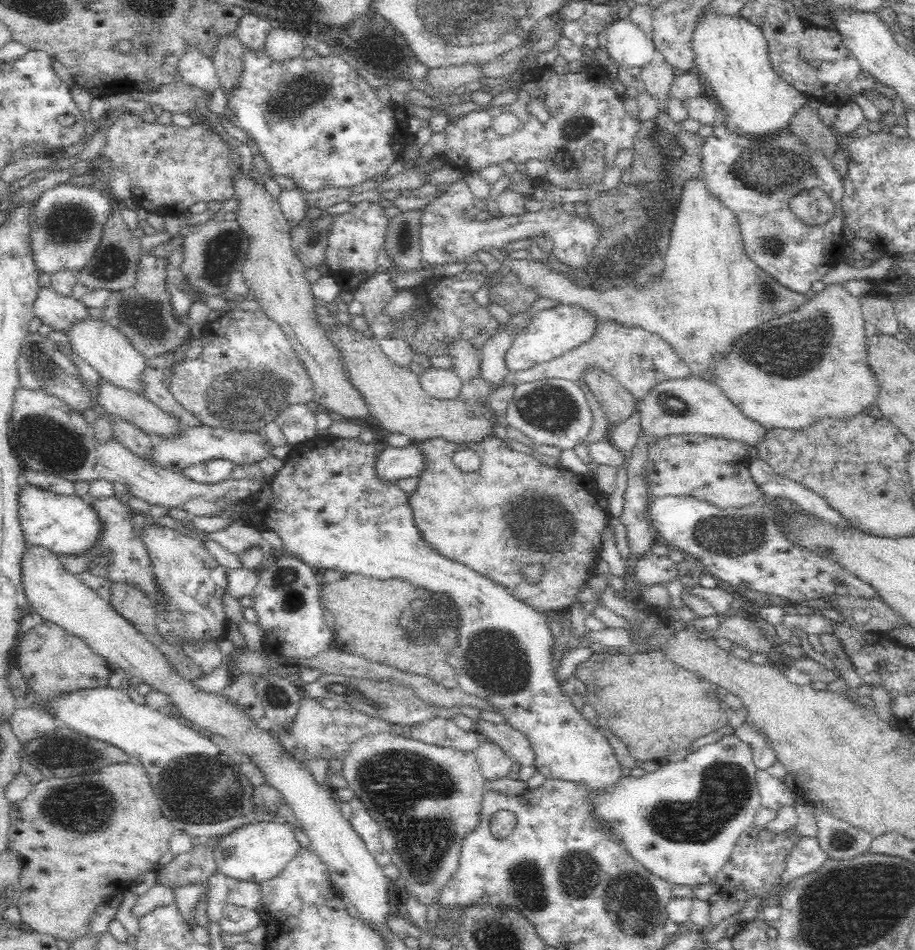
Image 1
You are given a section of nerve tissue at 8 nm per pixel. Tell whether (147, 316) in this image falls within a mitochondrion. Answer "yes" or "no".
yes

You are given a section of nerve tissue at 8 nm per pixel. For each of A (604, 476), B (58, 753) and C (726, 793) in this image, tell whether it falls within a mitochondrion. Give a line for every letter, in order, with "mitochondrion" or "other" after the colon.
A: other
B: mitochondrion
C: mitochondrion

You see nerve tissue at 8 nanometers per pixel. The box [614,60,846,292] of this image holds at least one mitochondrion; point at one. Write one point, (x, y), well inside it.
(774, 169)

